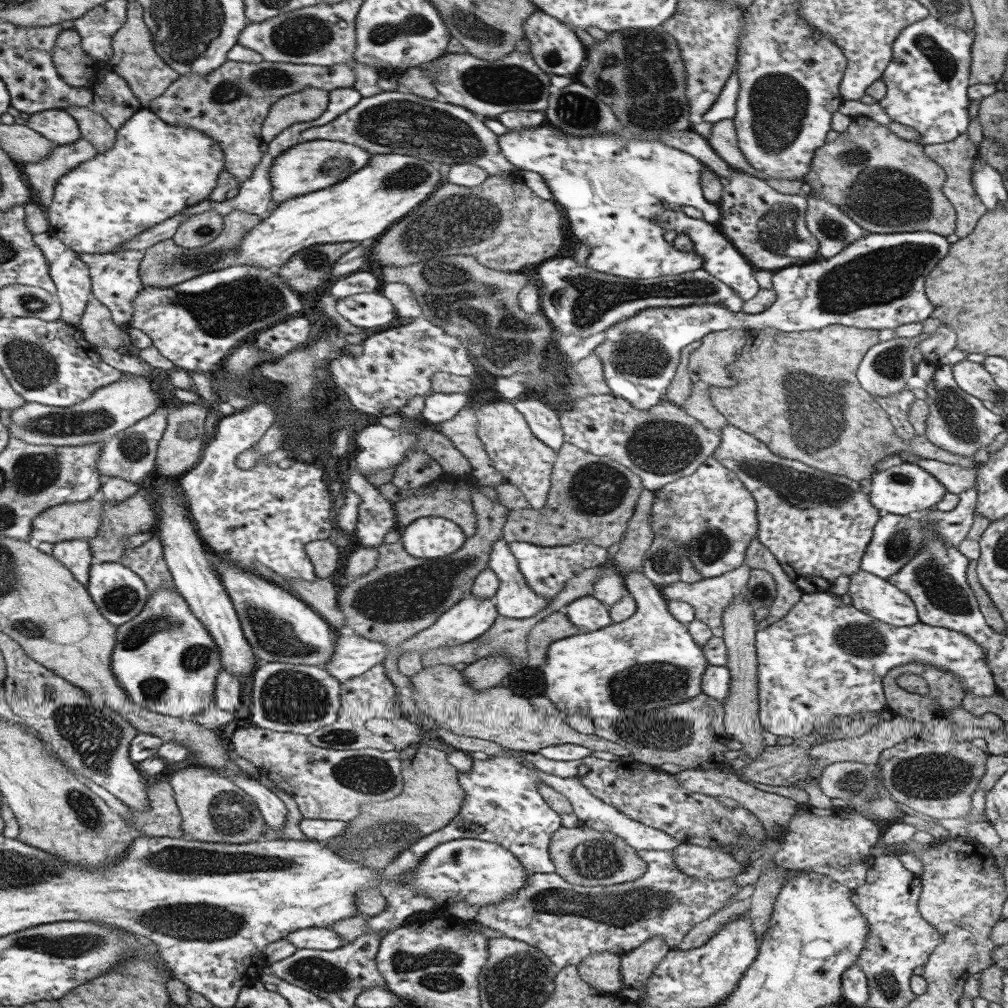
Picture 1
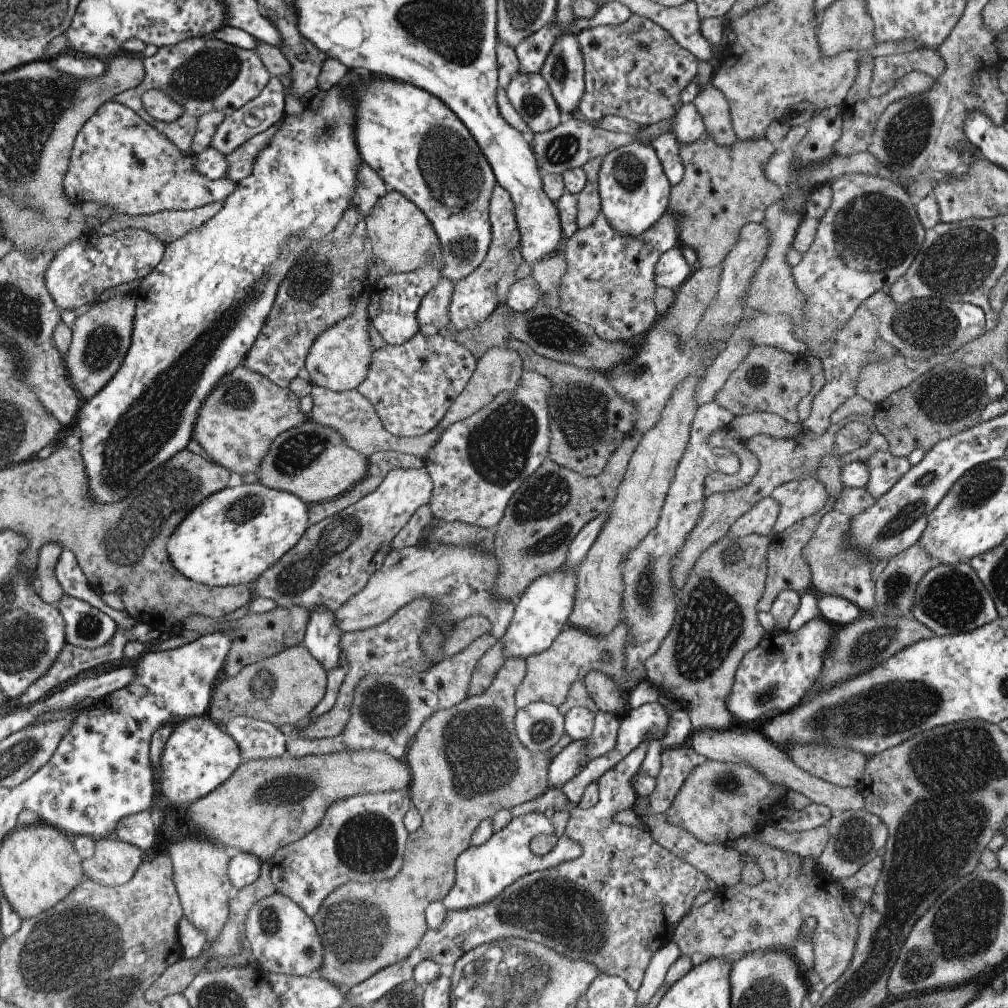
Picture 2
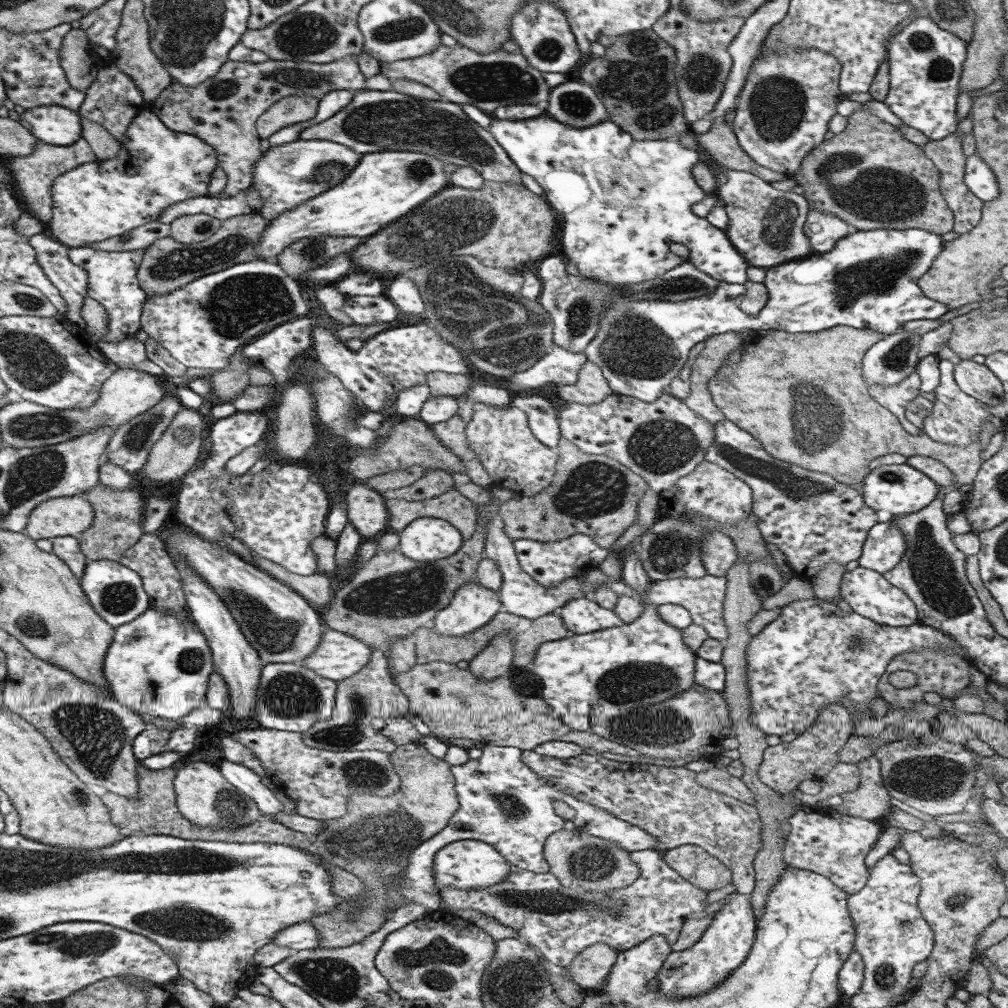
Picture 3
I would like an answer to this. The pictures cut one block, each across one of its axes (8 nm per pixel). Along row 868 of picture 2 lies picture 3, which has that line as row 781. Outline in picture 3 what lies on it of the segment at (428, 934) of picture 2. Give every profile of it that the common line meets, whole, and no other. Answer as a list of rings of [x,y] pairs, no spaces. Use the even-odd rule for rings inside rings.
[[[523,750],[521,752],[521,761],[530,769],[532,772],[535,772],[538,776],[541,776],[547,782],[551,782],[555,788],[558,790],[563,790],[563,792],[567,792],[580,800],[585,800],[594,806],[599,806],[603,808],[606,812],[613,814],[616,818],[623,820],[624,822],[629,822],[630,824],[635,824],[639,826],[644,832],[655,836],[659,845],[657,846],[657,850],[660,852],[664,852],[667,850],[672,850],[677,846],[689,845],[693,844],[699,847],[704,848],[709,852],[710,856],[720,860],[720,862],[728,867],[730,871],[732,871],[732,881],[736,887],[736,892],[742,893],[745,895],[749,895],[754,891],[755,888],[755,869],[753,865],[753,860],[755,856],[759,853],[760,847],[762,846],[761,839],[761,818],[759,817],[759,812],[754,805],[748,804],[747,802],[742,802],[737,798],[732,798],[727,794],[722,794],[721,792],[706,788],[705,786],[699,785],[697,783],[696,775],[697,773],[688,770],[684,766],[675,766],[672,767],[669,764],[652,764],[649,761],[640,761],[639,759],[623,759],[621,761],[610,760],[608,758],[604,758],[601,755],[590,755],[587,753],[579,754],[575,757],[568,758],[560,758],[560,757],[549,757],[546,755],[541,755],[534,750]]]

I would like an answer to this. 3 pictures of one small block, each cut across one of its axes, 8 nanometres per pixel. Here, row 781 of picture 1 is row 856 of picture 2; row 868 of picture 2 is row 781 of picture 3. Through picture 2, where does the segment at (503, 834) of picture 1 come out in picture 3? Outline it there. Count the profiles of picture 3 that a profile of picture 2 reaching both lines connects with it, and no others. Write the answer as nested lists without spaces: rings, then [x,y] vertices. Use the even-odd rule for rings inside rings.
[[[486,744],[482,747],[480,766],[482,770],[474,770],[472,759],[460,766],[451,766],[455,778],[455,790],[459,800],[458,810],[452,815],[449,823],[438,833],[422,841],[412,852],[402,880],[394,879],[392,887],[383,890],[384,920],[391,917],[396,910],[410,904],[420,904],[428,912],[440,909],[439,890],[434,884],[432,868],[436,853],[451,842],[461,840],[479,840],[495,846],[495,849],[517,869],[532,873],[550,872],[549,864],[543,855],[546,839],[563,829],[564,820],[555,813],[555,800],[561,800],[574,808],[576,817],[573,819],[578,829],[584,829],[592,836],[615,842],[628,852],[656,849],[659,842],[655,836],[644,832],[639,826],[624,822],[599,806],[580,800],[563,790],[558,790],[538,776],[532,770],[520,770],[521,756],[512,756],[513,746],[494,746]],[[396,885],[405,886],[396,886]]]

